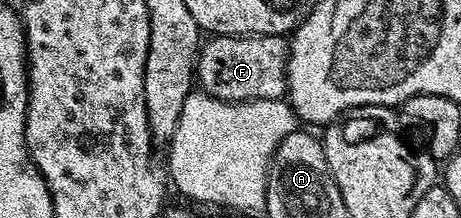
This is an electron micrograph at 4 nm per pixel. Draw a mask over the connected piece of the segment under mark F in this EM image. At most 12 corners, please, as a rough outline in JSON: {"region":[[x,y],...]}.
{"region":[[212,36],[196,59],[214,98],[283,99],[290,42]]}

